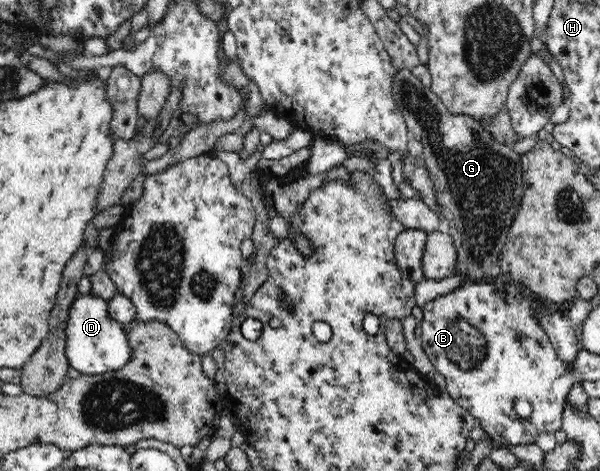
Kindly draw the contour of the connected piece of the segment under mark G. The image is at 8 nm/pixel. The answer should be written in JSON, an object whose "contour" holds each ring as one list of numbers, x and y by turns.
{"contour":[[407,69,397,71,392,87,395,103,405,118,410,134,423,145,425,167,433,181,440,212,449,222,450,236,455,239,457,273,466,274,473,282,502,278,499,255,505,247,511,223,521,208,525,194,521,154,514,150,514,145,493,139,493,134,483,127,482,122,471,116,455,116,449,112,439,97,429,87,424,86,411,71]]}

